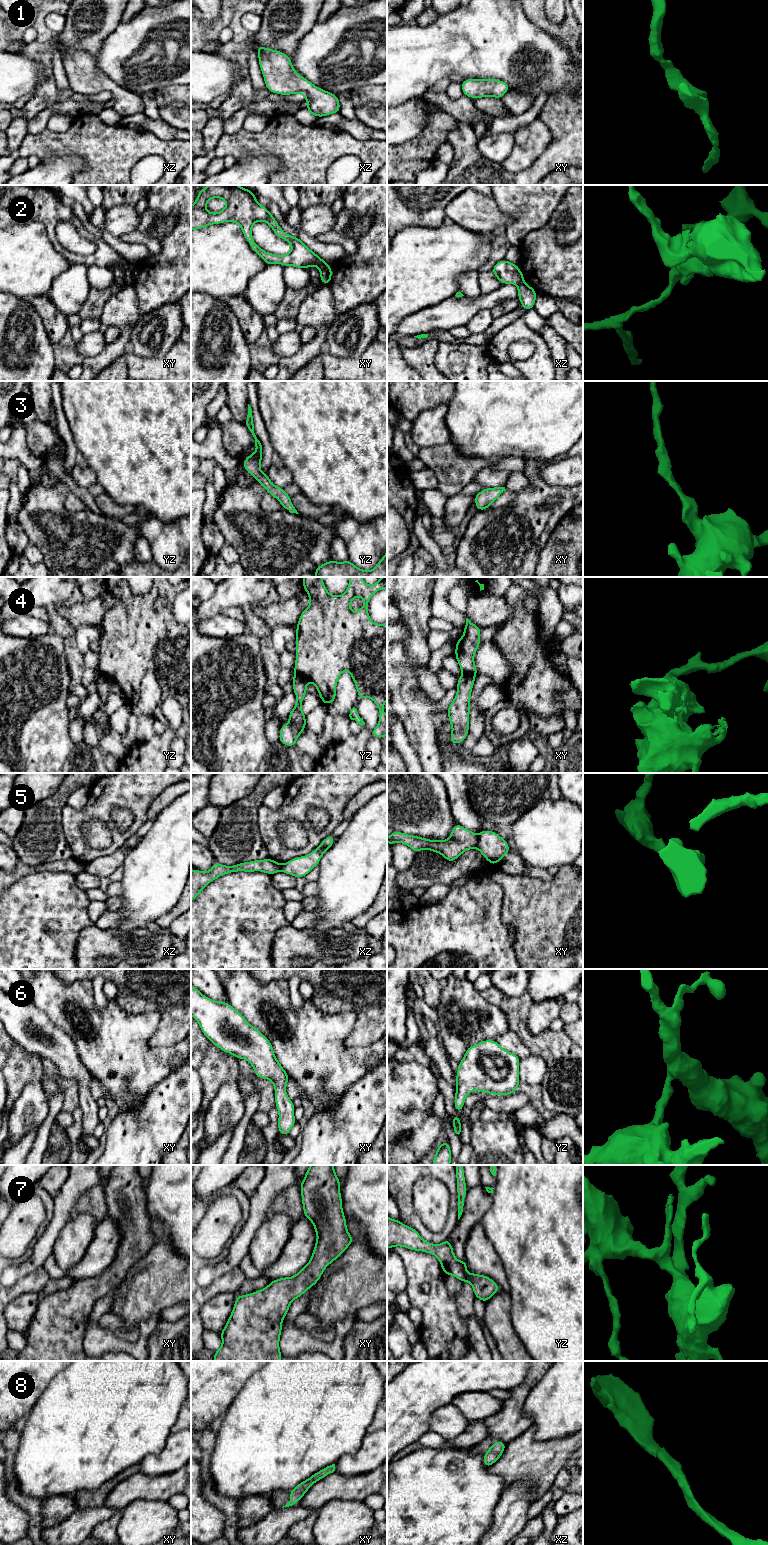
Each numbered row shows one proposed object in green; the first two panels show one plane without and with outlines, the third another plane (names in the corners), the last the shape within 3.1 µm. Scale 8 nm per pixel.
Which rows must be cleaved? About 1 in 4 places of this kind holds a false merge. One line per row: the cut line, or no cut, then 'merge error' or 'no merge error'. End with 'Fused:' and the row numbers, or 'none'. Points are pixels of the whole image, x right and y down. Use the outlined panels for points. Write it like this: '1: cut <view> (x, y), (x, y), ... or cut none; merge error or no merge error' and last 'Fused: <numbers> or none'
1: cut none; no merge error
2: cut xy (329, 265), (320, 271); merge error
3: cut none; no merge error
4: cut yz (295, 672), (303, 675), (308, 680); merge error
5: cut xy (478, 835), (476, 847); merge error
6: cut none; no merge error
7: cut none; no merge error
8: cut none; no merge error
Fused: 2, 4, 5

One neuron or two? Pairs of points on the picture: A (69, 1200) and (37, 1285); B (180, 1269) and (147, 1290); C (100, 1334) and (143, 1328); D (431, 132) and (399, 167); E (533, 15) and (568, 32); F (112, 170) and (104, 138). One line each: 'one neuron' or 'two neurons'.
A: two neurons
B: one neuron
C: one neuron
D: one neuron
E: one neuron
F: one neuron

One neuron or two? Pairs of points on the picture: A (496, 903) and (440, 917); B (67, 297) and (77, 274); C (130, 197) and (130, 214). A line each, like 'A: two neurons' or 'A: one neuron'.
A: one neuron
B: one neuron
C: two neurons

